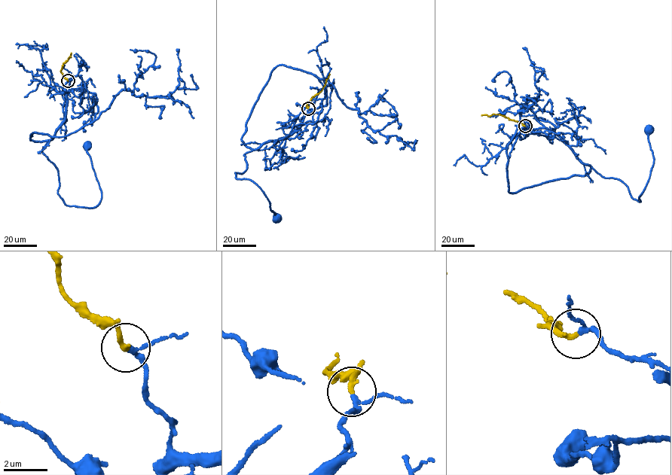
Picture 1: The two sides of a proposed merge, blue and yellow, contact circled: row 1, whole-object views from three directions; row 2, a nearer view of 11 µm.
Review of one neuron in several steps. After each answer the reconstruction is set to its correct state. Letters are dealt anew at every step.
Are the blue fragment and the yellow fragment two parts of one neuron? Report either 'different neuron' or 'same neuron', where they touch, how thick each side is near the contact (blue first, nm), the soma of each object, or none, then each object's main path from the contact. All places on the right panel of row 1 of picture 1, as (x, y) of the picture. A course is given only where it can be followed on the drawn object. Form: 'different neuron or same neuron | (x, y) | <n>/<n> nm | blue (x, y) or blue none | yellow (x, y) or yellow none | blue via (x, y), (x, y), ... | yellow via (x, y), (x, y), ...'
same neuron | (525, 126) | 170/240 nm | blue (649, 129) | yellow none | blue via (525, 126), (548, 129), (584, 163), (603, 177), (618, 179), (639, 202), (653, 165), (649, 130) | yellow via (525, 126), (499, 114), (481, 115)

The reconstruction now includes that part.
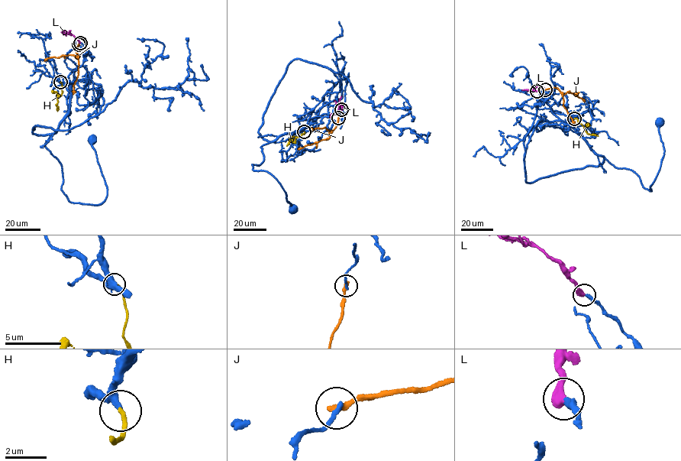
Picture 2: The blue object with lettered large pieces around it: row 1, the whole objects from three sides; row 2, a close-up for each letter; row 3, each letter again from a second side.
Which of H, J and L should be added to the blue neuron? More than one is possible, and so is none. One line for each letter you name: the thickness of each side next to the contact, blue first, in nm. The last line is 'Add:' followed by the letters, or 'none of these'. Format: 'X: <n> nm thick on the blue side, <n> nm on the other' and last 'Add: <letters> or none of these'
L: 320 nm thick on the blue side, 550 nm on the other
Add: L

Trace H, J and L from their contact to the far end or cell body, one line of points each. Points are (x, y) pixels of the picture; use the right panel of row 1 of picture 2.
H: (574, 118), (585, 127), (588, 134), (598, 136)
J: (545, 89), (556, 88), (563, 94), (569, 91), (584, 101)
L: (537, 91), (531, 89), (541, 86)

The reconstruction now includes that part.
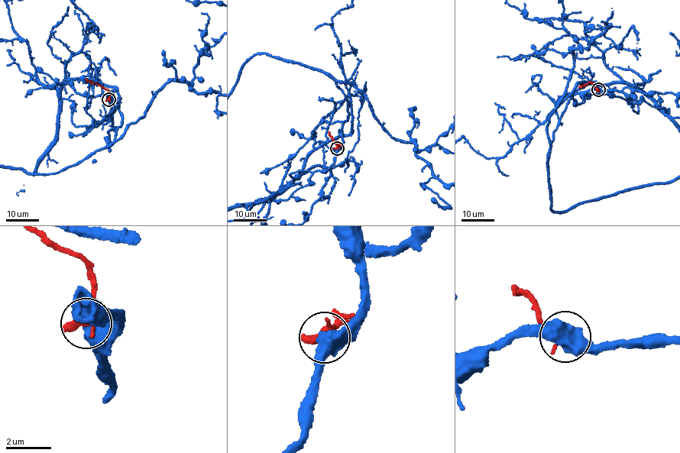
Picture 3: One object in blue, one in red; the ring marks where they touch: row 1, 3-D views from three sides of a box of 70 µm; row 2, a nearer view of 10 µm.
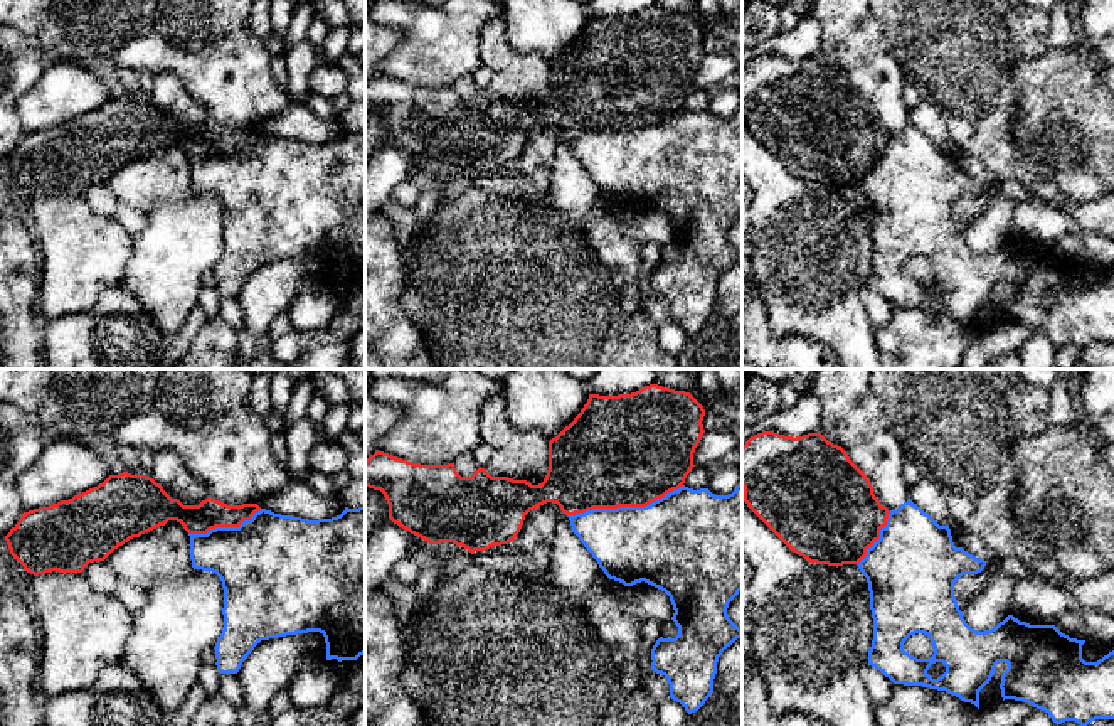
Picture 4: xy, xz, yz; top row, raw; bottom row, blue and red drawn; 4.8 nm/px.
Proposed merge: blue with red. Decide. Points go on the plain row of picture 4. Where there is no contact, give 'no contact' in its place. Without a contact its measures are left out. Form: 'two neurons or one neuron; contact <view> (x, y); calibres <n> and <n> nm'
two neurons; contact xz (625, 130); calibres 400 and 500 nm

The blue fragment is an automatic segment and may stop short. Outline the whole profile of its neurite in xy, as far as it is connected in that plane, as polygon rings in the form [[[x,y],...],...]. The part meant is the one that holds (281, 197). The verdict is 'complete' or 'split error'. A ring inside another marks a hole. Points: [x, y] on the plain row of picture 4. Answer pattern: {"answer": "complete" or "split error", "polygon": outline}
{"answer": "complete", "polygon": [[[365,128],[332,141],[308,143],[261,131],[239,150],[215,150],[190,158],[194,192],[215,195],[224,211],[224,253],[214,270],[219,296],[237,296],[261,263],[320,254],[326,283],[357,283],[365,276]]]}

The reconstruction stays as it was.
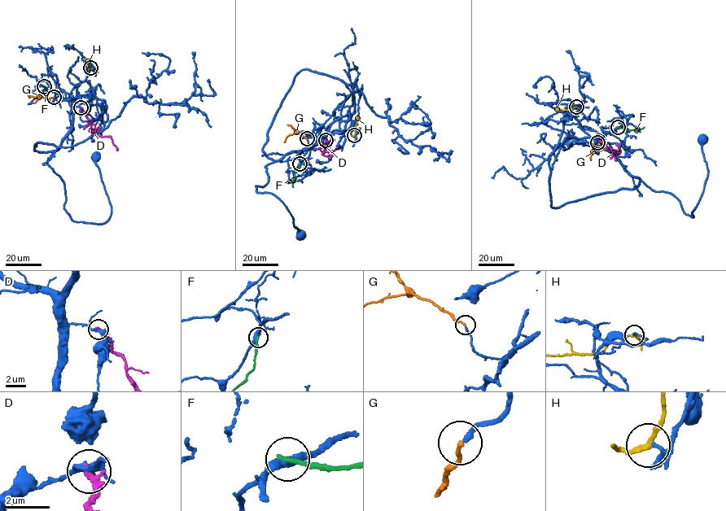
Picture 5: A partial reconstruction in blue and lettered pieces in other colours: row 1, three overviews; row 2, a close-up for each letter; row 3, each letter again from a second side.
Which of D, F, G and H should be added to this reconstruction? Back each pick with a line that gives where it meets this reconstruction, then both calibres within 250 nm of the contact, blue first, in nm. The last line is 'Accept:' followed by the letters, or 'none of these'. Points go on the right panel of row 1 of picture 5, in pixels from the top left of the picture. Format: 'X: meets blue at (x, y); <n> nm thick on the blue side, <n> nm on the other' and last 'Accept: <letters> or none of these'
G: meets blue at (597, 142); 220 nm thick on the blue side, 180 nm on the other
Accept: G

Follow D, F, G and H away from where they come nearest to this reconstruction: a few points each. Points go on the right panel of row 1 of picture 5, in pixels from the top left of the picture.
D: (598, 141), (619, 153), (612, 152), (616, 161)
F: (618, 127), (631, 130), (644, 127)
G: (597, 142), (594, 148), (597, 151), (605, 150)
H: (576, 107), (563, 110), (558, 107)

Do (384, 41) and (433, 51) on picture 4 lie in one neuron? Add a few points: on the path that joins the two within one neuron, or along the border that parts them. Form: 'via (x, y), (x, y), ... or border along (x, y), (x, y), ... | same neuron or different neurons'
border along (396, 26), (403, 39), (382, 59) | different neurons

